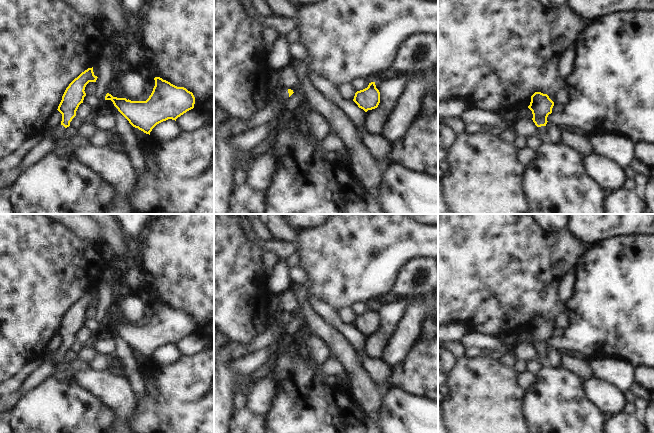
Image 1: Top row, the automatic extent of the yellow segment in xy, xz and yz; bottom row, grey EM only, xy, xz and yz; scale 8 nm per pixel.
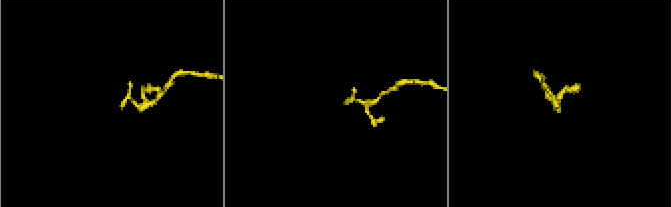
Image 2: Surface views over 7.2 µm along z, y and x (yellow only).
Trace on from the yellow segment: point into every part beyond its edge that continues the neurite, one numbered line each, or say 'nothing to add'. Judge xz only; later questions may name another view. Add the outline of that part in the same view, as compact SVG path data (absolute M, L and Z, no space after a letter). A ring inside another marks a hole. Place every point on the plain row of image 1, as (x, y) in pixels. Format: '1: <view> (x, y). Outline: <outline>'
1: xz (284, 317). Outline: M282 311L282 315L281 315L281 321L282 323L285 325L287 322L289 322L289 317L288 317L288 313Z

